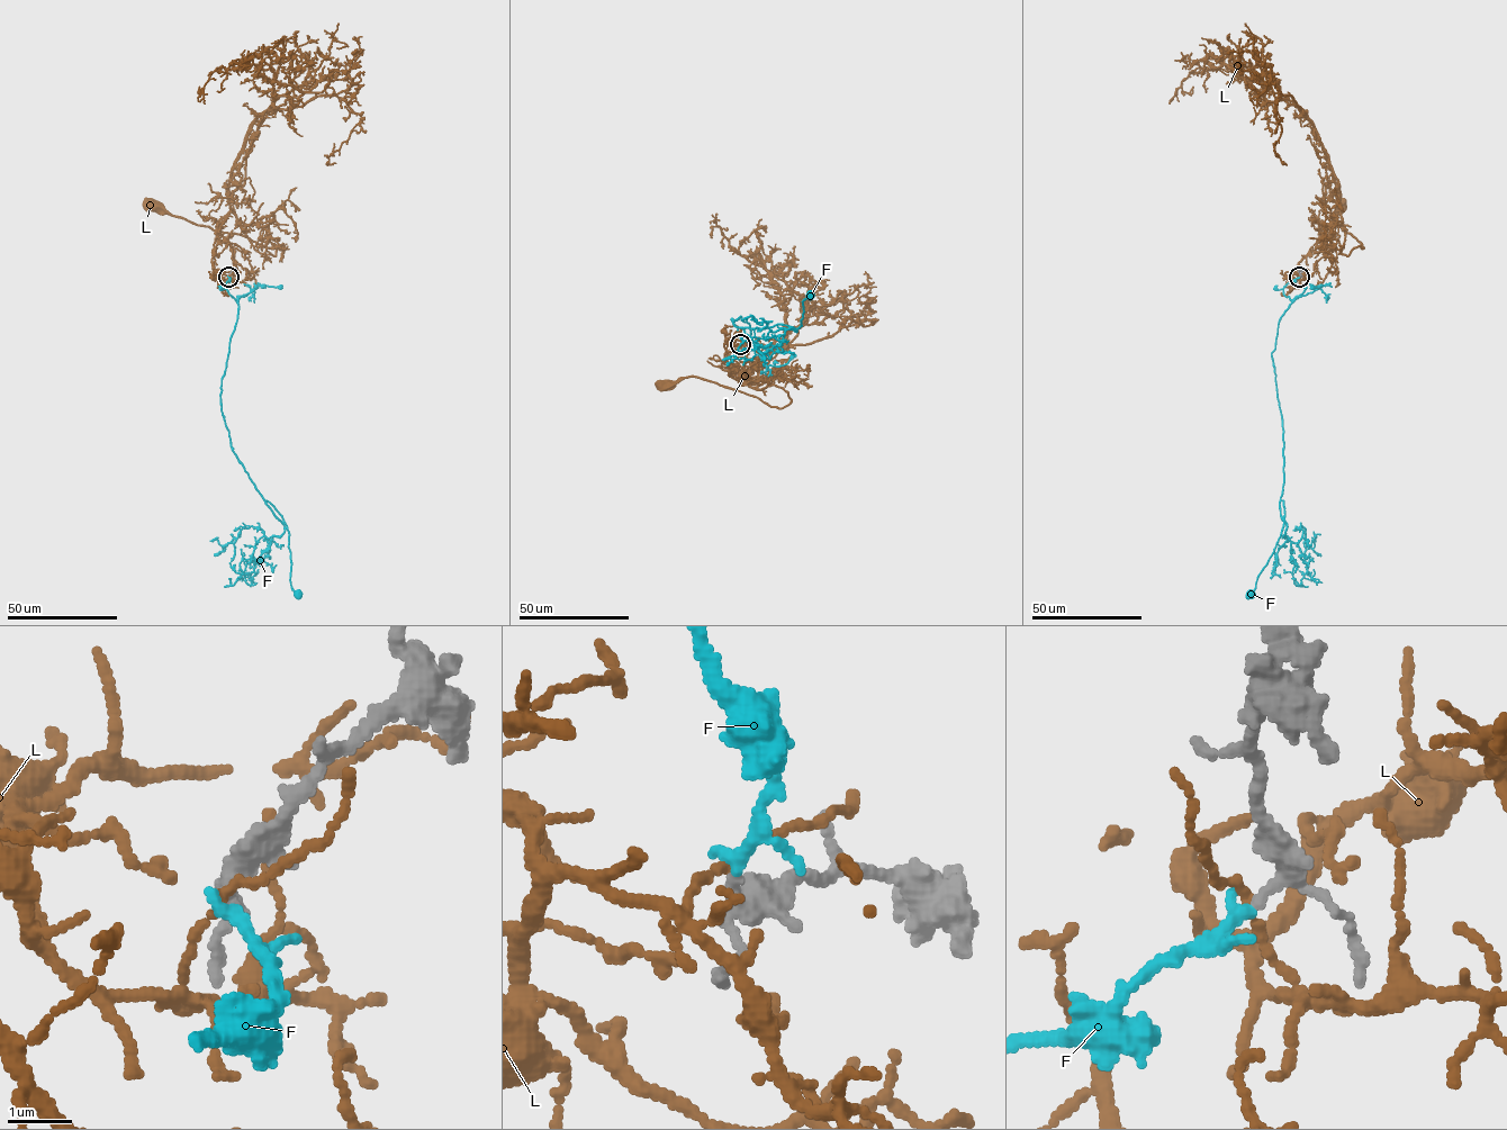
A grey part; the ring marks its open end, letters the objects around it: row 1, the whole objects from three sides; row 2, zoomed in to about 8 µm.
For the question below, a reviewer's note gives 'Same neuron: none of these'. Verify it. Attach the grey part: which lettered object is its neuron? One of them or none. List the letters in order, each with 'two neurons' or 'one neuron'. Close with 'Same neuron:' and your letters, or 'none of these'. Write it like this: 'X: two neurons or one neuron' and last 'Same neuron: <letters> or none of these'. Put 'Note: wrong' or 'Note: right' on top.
Note: wrong
F: one neuron
L: two neurons
Same neuron: F

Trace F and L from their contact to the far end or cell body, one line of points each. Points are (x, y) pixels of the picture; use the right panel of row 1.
F: (1299, 277), (1283, 288), (1291, 303), (1280, 318), (1271, 353), (1283, 432), (1283, 525), (1251, 594)
L: (1299, 276), (1298, 263), (1318, 252), (1339, 211), (1345, 237), (1341, 253), (1363, 247), (1332, 219), (1342, 205)

